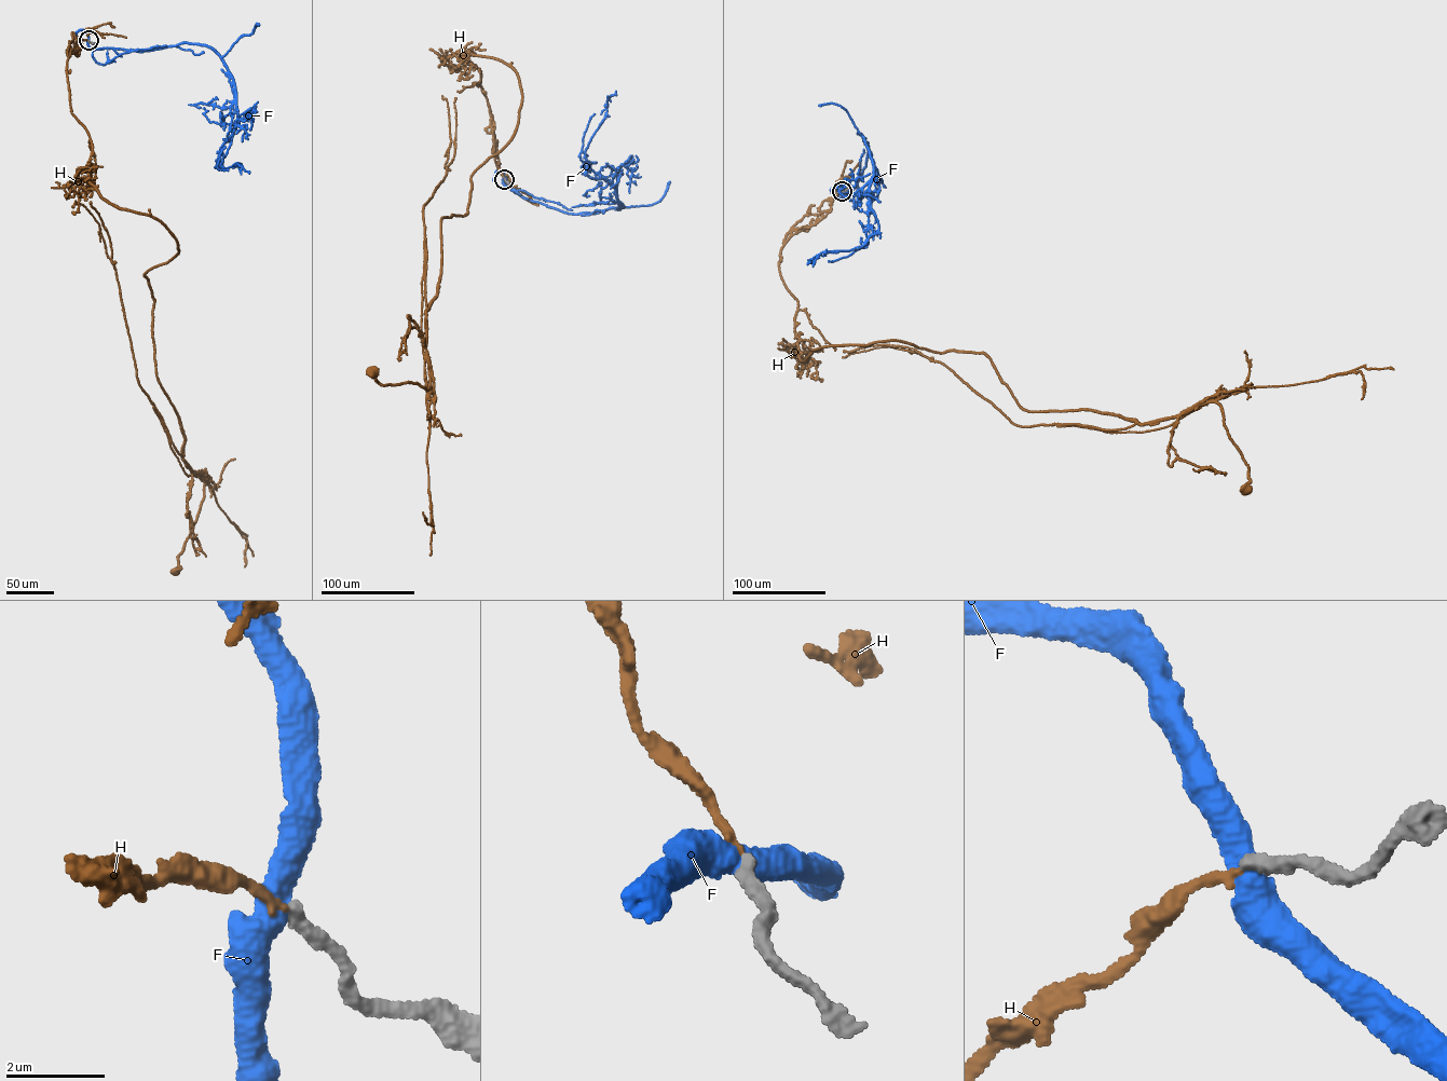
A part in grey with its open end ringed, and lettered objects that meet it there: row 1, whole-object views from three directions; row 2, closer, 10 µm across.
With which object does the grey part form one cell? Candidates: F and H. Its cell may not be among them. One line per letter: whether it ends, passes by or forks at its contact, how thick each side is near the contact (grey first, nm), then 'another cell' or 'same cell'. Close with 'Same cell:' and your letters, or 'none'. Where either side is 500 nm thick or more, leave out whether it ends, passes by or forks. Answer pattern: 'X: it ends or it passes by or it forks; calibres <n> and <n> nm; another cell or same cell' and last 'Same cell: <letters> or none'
F: calibres 320 and 500 nm; another cell
H: it ends; calibres 280 and 170 nm; another cell
Same cell: none

